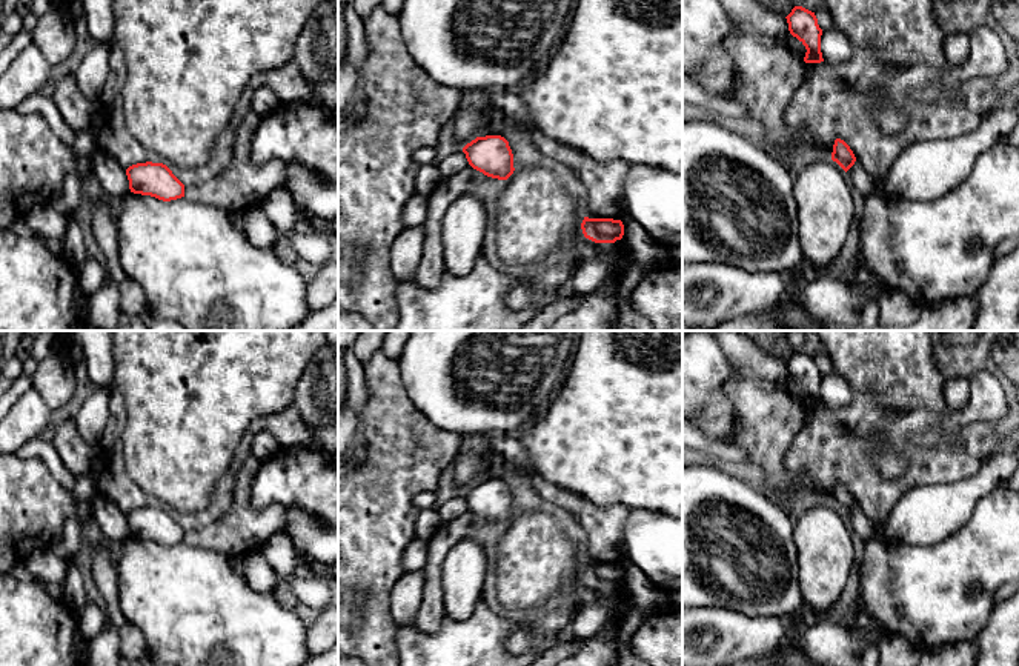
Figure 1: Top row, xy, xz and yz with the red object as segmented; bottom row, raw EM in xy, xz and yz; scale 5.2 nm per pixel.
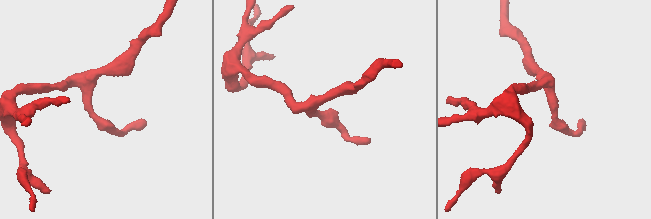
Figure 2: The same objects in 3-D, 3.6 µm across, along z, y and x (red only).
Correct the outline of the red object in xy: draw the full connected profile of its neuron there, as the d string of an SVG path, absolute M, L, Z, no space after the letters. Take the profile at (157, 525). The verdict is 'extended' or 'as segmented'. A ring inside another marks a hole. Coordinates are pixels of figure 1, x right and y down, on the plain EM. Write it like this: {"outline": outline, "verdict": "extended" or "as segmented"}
{"outline": "M137 508L126 514L129 534L163 546L184 541L184 529L163 508Z", "verdict": "as segmented"}

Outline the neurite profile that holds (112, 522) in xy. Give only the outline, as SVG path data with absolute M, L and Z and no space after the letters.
M100 494L92 500L92 515L105 537L111 540L126 540L131 537L126 515Z

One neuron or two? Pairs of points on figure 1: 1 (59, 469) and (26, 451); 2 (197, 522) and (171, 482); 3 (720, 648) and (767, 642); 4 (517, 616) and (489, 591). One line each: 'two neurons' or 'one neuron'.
1: one neuron
2: two neurons
3: one neuron
4: one neuron

